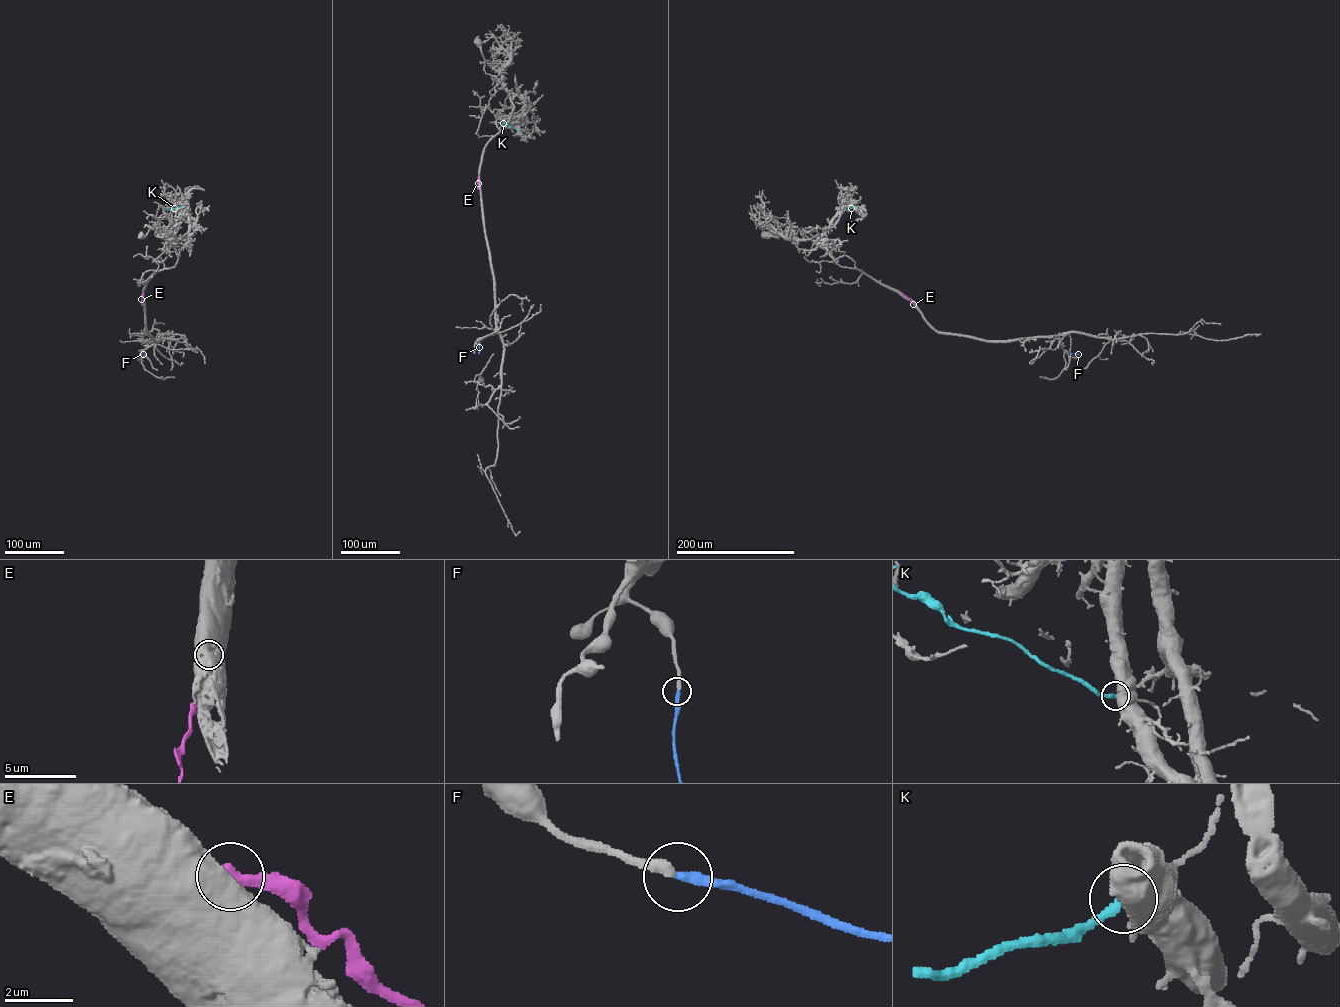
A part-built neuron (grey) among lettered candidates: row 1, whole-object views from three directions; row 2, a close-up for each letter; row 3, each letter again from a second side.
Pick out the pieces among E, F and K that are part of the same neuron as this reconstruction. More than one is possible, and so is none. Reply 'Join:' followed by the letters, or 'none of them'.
Join: F

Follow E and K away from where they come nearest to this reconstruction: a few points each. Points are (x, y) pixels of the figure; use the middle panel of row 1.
E: (479, 175), (478, 189)
K: (517, 129), (502, 124)

